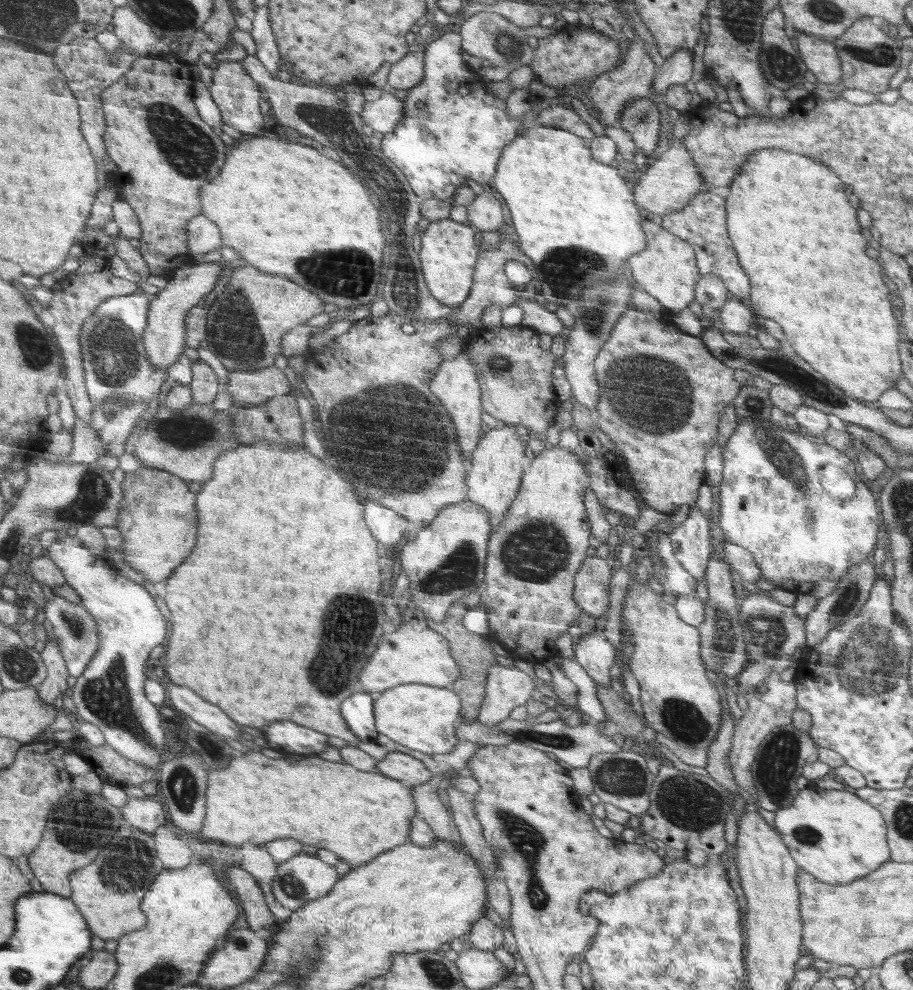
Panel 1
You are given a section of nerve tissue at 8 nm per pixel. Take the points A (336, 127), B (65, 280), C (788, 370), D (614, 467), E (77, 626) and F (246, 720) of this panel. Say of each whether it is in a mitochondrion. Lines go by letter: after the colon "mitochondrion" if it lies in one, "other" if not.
A: mitochondrion
B: other
C: mitochondrion
D: other
E: mitochondrion
F: other

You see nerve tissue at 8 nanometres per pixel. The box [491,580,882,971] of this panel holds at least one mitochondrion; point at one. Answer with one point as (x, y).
(695, 806)

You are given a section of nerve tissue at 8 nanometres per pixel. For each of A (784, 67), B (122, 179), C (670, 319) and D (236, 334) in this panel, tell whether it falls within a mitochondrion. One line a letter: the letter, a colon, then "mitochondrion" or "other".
A: mitochondrion
B: other
C: other
D: mitochondrion

